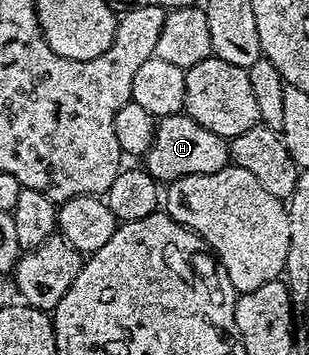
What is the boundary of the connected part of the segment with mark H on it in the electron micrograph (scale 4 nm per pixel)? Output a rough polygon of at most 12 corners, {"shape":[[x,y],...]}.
{"shape":[[185,112],[155,125],[144,169],[159,184],[220,172],[229,141]]}

